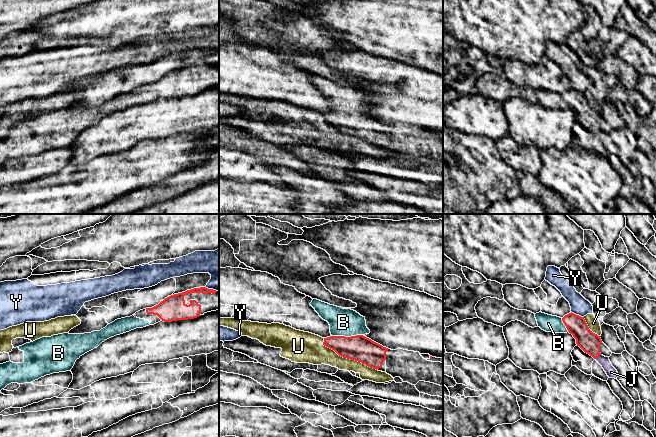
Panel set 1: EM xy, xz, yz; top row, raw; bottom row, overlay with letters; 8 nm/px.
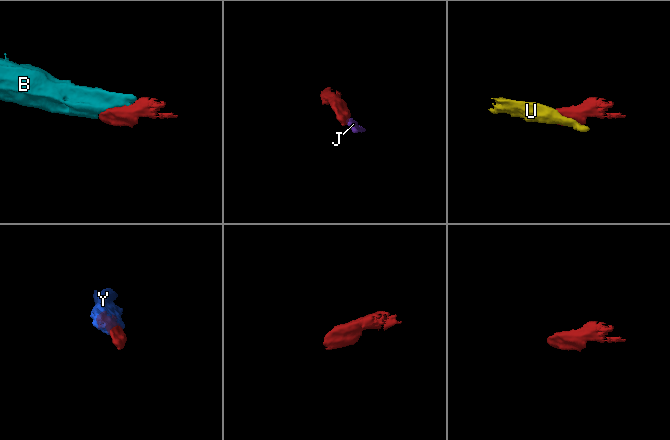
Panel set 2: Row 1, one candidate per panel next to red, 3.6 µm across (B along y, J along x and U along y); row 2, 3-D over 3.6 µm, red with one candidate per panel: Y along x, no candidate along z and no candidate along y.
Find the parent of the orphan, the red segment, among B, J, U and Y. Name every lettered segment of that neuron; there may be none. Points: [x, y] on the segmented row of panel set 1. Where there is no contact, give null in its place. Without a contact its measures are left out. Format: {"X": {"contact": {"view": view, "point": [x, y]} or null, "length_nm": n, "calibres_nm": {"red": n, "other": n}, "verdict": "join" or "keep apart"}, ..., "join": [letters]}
{"B": {"contact": {"view": "xz", "point": [347, 337]}, "length_nm": 240, "calibres_nm": {"red": 200, "other": 220}, "verdict": "join"}, "J": {"contact": {"view": "yz", "point": [597, 356]}, "length_nm": 60, "calibres_nm": {"red": 170, "other": 90}, "verdict": "keep apart"}, "U": {"contact": {"view": "xz", "point": [347, 358]}, "length_nm": 500, "calibres_nm": {"red": 200, "other": 170}, "verdict": "keep apart"}, "Y": {"contact": {"view": "yz", "point": [577, 315]}, "length_nm": 120, "calibres_nm": {"red": 170, "other": 150}, "verdict": "keep apart"}, "join": ["B"]}

